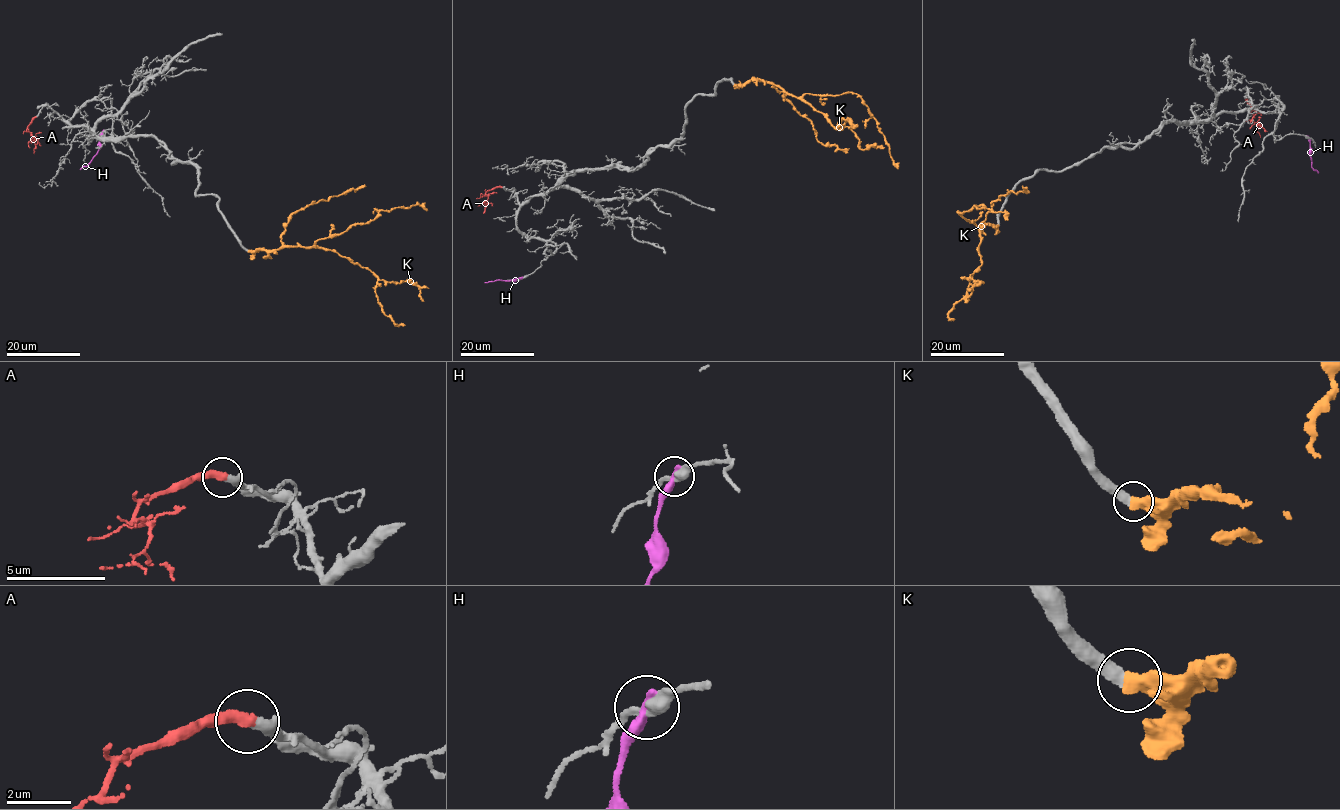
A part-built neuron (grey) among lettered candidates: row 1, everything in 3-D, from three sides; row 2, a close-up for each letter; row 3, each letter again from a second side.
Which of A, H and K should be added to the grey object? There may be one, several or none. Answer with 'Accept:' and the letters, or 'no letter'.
Accept: A

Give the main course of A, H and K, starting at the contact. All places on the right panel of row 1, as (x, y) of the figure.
A: (1245, 98), (1256, 113), (1253, 119), (1260, 137)
H: (1308, 138), (1313, 169), (1318, 173)
K: (997, 225), (980, 225), (979, 229), (957, 212), (962, 214), (974, 206), (1003, 212), (1007, 220)

